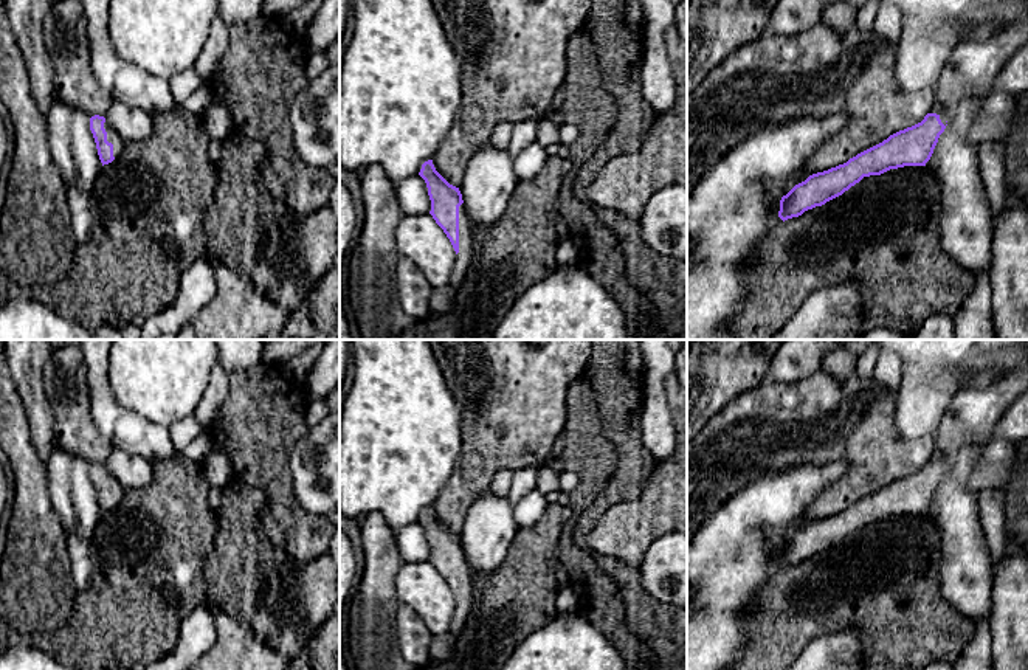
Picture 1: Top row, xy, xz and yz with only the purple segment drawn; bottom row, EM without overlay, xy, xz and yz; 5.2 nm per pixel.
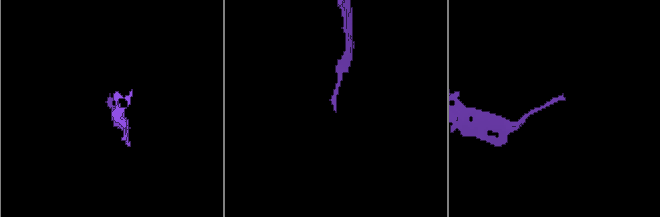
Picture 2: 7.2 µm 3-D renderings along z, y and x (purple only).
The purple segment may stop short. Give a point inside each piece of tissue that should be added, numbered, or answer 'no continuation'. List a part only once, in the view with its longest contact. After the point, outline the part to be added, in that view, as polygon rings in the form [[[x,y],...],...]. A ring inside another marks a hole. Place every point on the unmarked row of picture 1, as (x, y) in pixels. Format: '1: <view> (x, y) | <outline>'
1: xz (464, 605) | [[[464,552],[459,554],[459,600],[456,602],[456,613],[453,616],[451,633],[454,639],[461,634],[465,627],[465,622],[473,608],[473,594],[471,594],[471,572],[470,565]]]

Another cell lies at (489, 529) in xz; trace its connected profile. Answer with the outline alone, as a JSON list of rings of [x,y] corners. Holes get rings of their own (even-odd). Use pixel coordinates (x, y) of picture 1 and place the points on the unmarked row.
[[[490,490],[481,493],[459,534],[471,577],[496,571],[518,530],[509,496],[496,496]]]

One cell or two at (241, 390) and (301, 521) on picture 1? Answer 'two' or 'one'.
one

